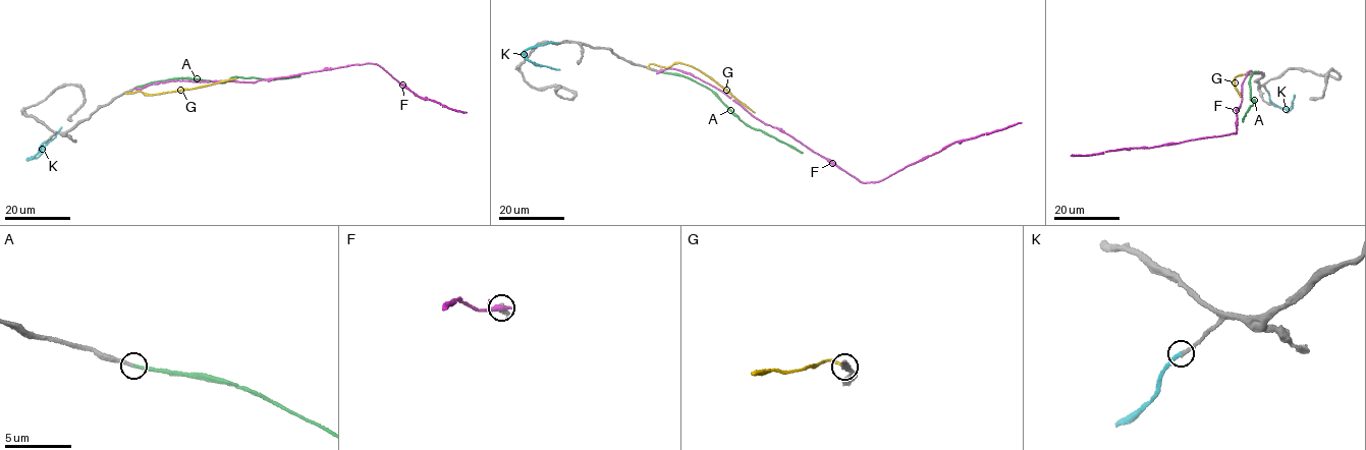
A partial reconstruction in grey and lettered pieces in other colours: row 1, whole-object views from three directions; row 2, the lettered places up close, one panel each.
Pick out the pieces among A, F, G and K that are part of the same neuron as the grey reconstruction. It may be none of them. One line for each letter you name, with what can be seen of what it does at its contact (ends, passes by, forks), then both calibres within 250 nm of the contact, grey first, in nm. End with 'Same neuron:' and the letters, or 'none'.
A: it ends | 240/280 nm
K: it ends | 220/240 nm
Same neuron: A, K

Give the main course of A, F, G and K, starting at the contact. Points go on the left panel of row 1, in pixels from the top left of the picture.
A: (135, 88), (181, 77), (218, 82), (235, 76), (268, 79), (299, 75)
F: (135, 89), (171, 80), (253, 82), (369, 63), (380, 66), (422, 99), (466, 112)
G: (125, 93), (160, 94), (237, 78)
K: (44, 142), (39, 152), (28, 160), (38, 156), (61, 127)

